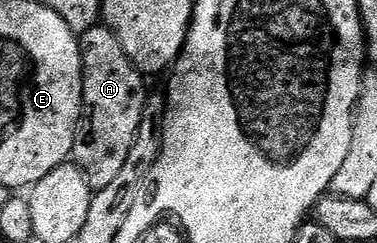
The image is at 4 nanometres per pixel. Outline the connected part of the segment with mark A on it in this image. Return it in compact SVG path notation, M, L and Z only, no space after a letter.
M106 23L94 25L79 37L83 56L83 112L71 148L73 163L83 174L93 191L109 187L135 142L135 135L147 106L149 90L144 74L125 55L117 35Z

